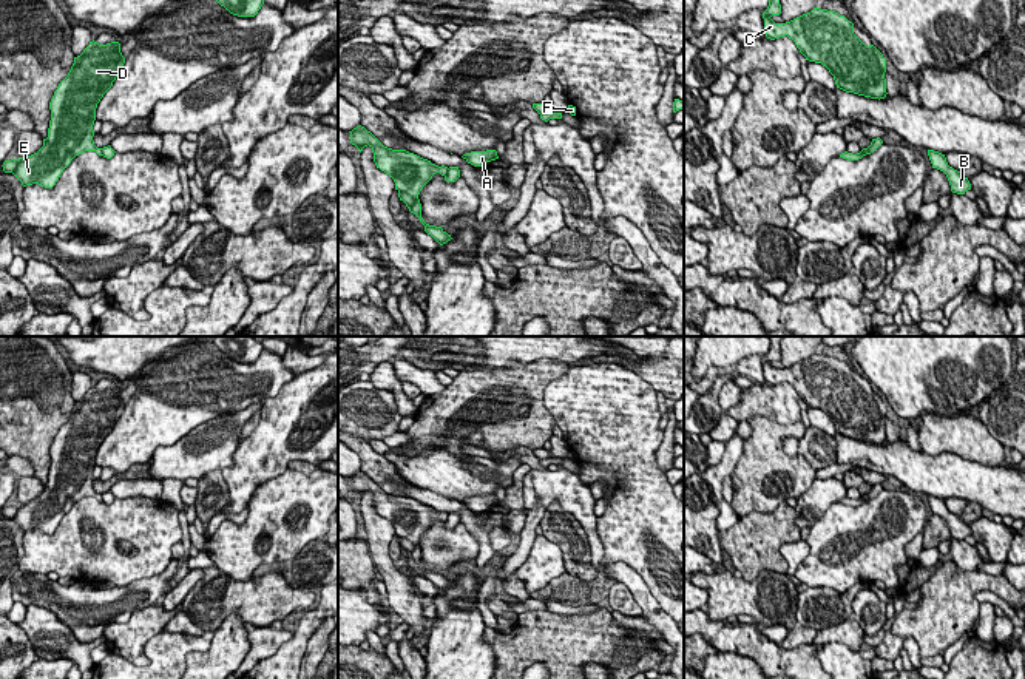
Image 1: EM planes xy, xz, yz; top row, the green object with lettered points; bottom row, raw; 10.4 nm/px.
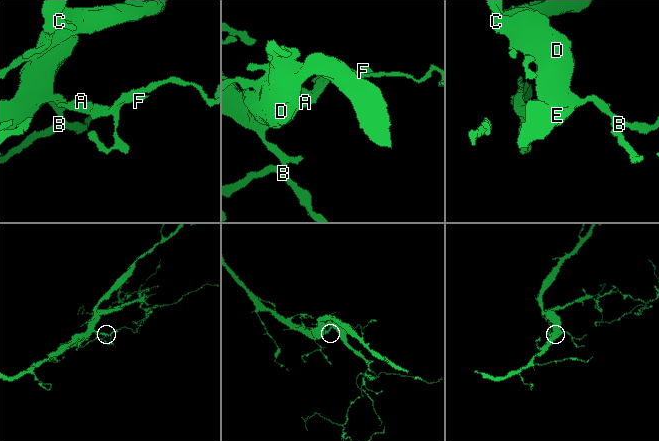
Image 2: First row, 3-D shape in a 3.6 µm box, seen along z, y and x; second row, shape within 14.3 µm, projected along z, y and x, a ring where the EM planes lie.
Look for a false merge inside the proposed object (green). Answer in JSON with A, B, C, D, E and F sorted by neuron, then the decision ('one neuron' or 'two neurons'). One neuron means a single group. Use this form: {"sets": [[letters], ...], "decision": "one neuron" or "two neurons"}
{"sets": [["A", "F"], ["B", "C", "D", "E"]], "decision": "two neurons"}

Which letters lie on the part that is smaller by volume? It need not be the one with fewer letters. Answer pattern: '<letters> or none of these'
A, F

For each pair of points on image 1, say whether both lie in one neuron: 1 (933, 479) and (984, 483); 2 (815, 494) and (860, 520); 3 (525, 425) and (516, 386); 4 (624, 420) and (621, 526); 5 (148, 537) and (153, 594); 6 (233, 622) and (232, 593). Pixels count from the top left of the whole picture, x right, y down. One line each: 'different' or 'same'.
1: same
2: different
3: same
4: same
5: different
6: different

